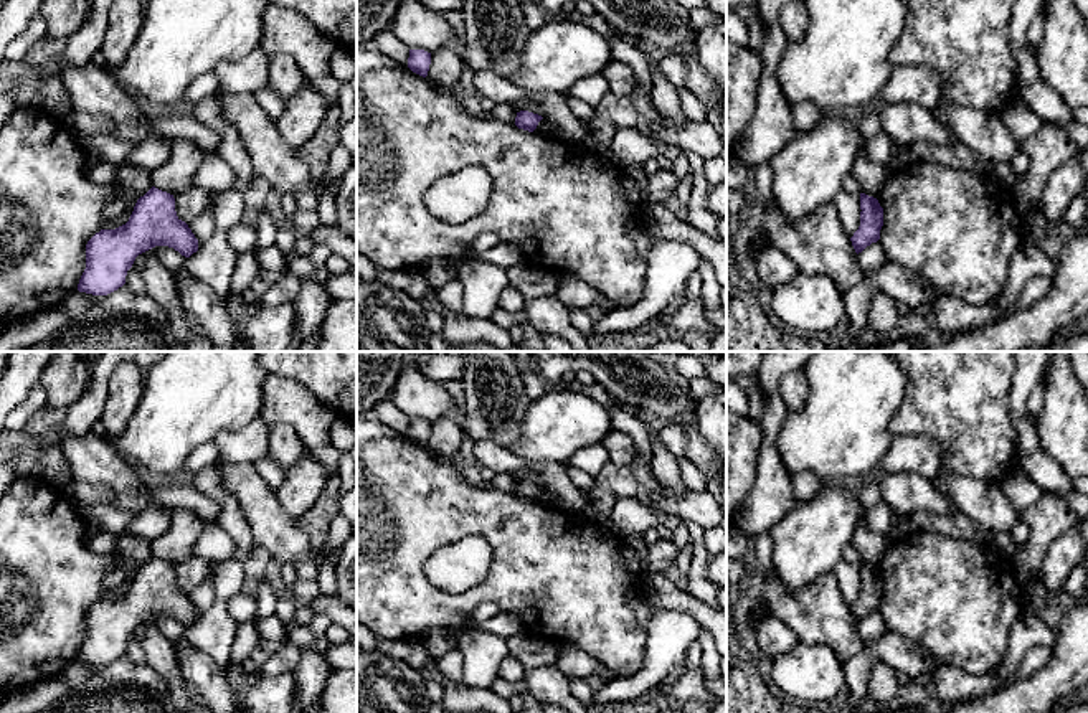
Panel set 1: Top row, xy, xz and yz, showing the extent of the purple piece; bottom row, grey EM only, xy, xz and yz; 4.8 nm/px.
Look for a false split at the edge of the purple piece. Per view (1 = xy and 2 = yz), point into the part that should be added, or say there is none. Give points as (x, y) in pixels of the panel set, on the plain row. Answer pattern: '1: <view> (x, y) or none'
1: none
2: none

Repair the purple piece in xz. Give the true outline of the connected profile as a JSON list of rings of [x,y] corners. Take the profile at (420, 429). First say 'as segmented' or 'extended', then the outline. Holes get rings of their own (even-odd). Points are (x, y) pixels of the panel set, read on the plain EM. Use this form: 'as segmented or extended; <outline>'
as segmented; [[[409,419],[408,437],[426,447],[431,434],[431,423],[424,419]]]

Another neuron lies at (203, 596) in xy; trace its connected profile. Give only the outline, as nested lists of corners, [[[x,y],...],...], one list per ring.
[[[211,563],[211,573],[205,578],[205,581],[195,589],[188,591],[188,597],[198,609],[198,619],[215,604],[216,594],[213,588],[216,563]]]

